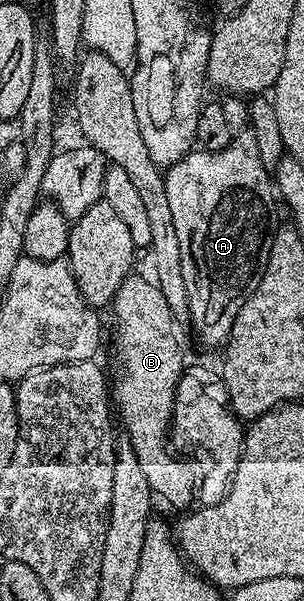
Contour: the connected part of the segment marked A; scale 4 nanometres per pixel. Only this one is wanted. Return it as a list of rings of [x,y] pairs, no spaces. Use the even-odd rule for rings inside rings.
[[[247,128],[237,131],[234,139],[222,150],[191,149],[179,162],[171,163],[164,177],[172,220],[176,223],[176,236],[180,236],[184,288],[188,292],[190,309],[189,325],[194,325],[204,345],[221,347],[232,332],[232,324],[236,324],[240,308],[244,308],[244,300],[256,292],[256,284],[260,284],[260,276],[264,276],[268,264],[268,252],[272,252],[276,189],[271,171],[264,168],[254,131]]]

